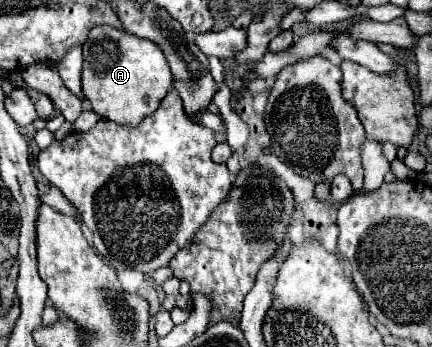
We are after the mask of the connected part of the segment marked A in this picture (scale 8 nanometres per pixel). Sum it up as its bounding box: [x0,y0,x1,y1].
[82,31,172,127]

